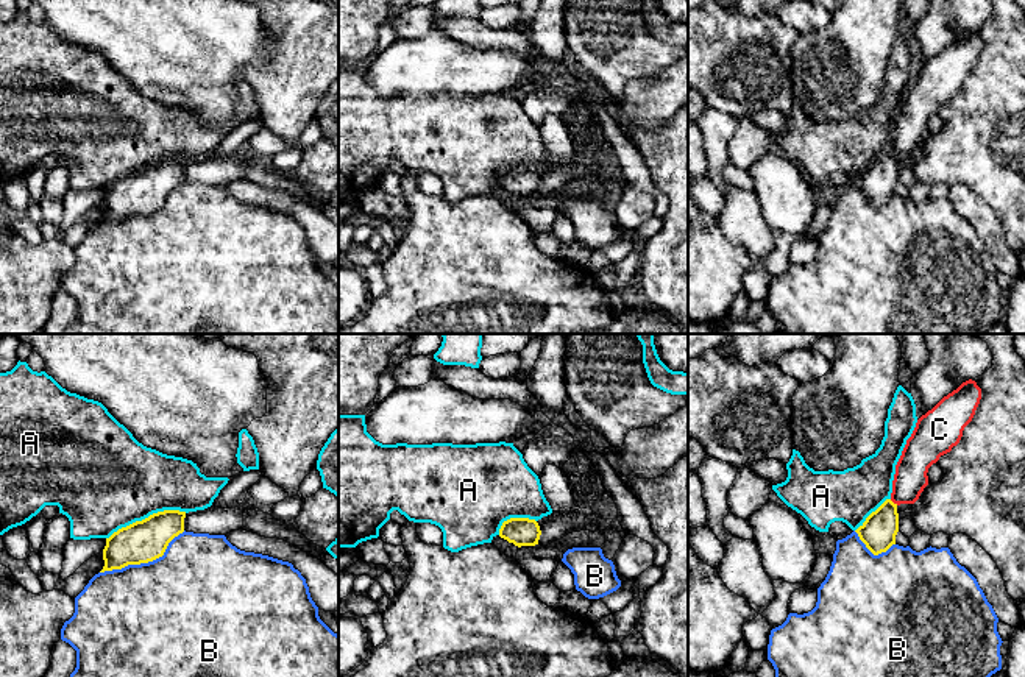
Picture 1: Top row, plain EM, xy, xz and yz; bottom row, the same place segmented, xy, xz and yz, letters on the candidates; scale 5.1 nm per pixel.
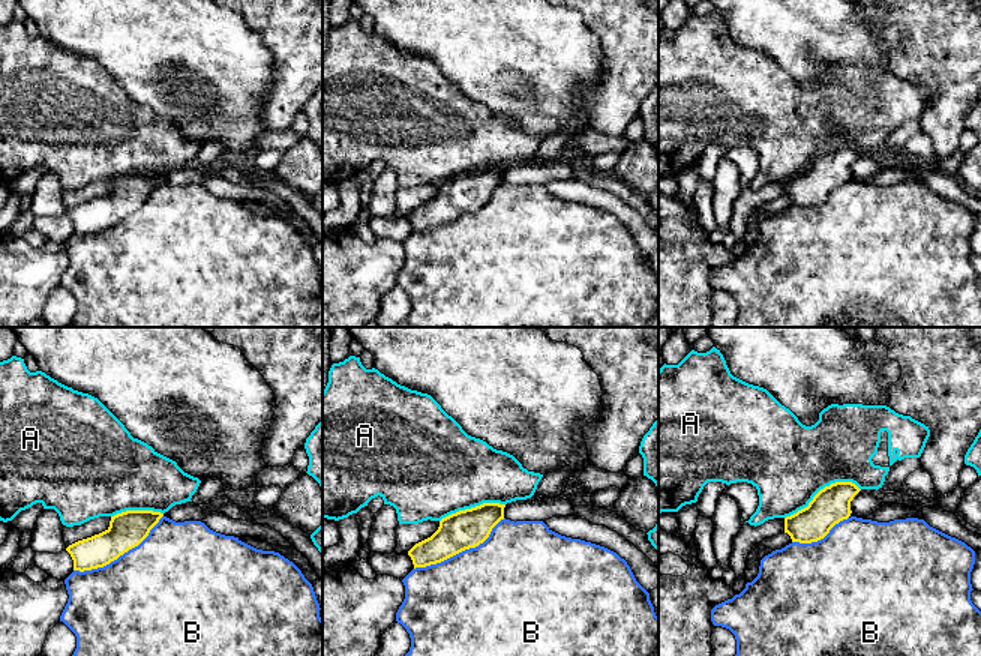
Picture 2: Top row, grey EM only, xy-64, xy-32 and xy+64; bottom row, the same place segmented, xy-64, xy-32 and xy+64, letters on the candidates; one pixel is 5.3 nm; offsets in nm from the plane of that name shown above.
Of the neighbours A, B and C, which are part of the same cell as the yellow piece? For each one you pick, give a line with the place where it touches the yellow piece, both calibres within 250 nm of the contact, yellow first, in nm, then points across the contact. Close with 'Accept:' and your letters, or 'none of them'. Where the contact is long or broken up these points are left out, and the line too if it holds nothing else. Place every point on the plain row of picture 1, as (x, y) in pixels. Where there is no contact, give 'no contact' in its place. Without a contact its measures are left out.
C: meets yellow in yz at (893, 153); 180 nm thick on the yellow side, 170 nm on the other; runs through yz (879, 181), (893, 153), (907, 139), (910, 130)
Accept: C

